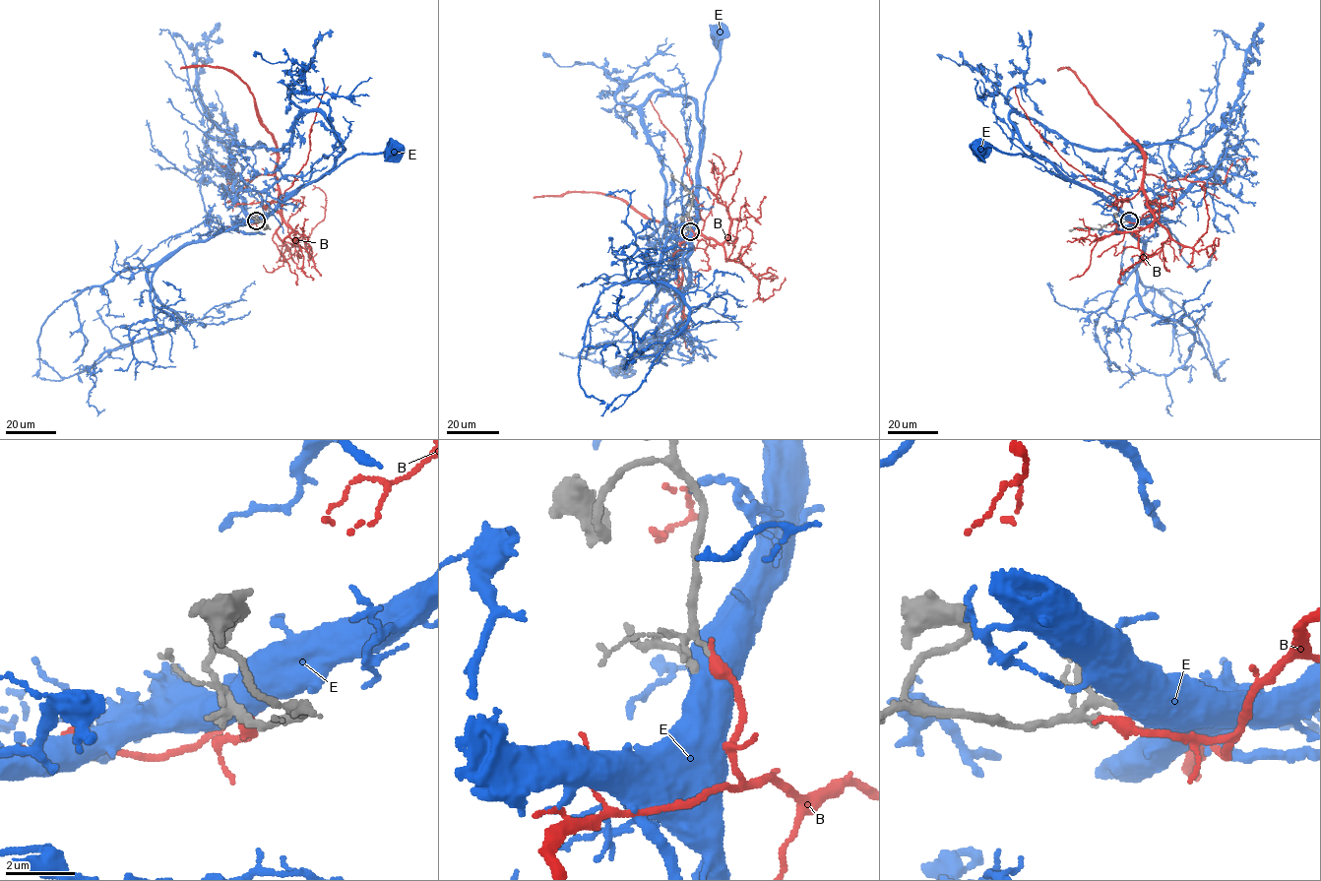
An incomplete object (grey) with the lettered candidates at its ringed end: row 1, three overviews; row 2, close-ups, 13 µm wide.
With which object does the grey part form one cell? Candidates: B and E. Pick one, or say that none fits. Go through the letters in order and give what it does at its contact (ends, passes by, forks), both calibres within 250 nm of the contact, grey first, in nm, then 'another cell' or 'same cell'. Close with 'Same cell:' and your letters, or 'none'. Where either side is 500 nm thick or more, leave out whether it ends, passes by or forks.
B: it ends | 160/340 nm | another cell
E: 180/850 nm | same cell
Same cell: E

